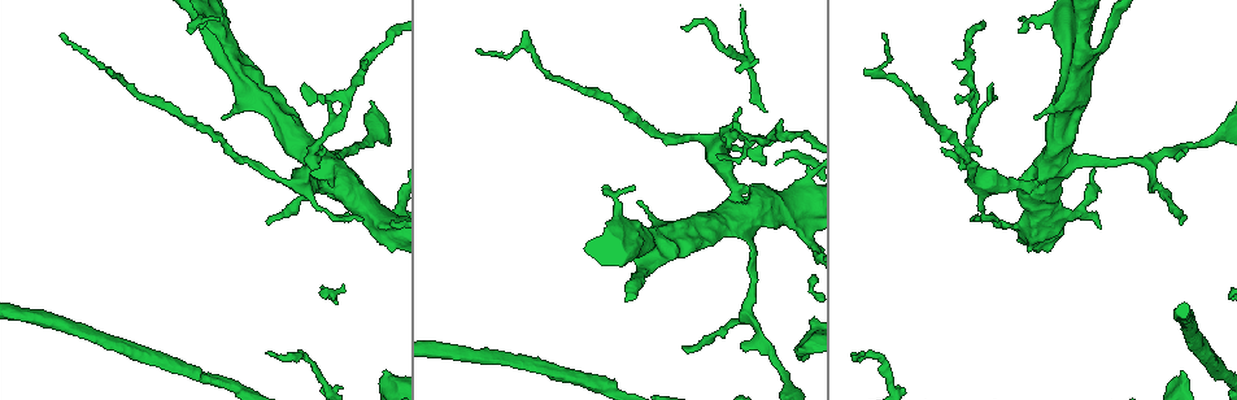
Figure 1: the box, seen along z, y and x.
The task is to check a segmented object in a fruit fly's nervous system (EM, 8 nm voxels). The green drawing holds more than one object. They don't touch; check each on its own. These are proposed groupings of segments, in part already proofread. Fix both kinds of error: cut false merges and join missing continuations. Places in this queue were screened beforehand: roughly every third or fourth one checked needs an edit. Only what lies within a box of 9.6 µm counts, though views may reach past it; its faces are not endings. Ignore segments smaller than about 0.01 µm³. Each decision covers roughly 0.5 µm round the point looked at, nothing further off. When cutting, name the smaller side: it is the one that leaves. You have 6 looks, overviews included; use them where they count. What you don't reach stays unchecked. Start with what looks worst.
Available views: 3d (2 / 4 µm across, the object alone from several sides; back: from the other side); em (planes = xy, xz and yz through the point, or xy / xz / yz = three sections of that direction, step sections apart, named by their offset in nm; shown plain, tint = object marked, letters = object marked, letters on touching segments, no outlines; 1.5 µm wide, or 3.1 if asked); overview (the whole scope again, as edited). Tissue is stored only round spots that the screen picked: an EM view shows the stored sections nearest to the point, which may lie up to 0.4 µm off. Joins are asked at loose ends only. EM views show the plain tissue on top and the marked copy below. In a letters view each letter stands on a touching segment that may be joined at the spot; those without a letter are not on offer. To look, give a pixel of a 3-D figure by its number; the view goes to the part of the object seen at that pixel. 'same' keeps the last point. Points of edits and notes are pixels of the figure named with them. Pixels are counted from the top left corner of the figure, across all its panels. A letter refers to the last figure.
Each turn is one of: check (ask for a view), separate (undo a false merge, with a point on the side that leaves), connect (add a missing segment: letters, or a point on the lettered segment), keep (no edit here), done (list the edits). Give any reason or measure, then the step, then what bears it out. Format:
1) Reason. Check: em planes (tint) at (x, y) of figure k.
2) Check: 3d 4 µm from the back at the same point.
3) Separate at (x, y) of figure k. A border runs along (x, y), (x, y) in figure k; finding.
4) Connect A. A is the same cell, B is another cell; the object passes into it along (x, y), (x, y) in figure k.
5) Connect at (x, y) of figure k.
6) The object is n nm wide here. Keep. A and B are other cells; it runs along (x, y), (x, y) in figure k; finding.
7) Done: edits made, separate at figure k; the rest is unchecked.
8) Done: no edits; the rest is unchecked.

Free end. Check: em planes (letters) at (268, 354) of figure 1.

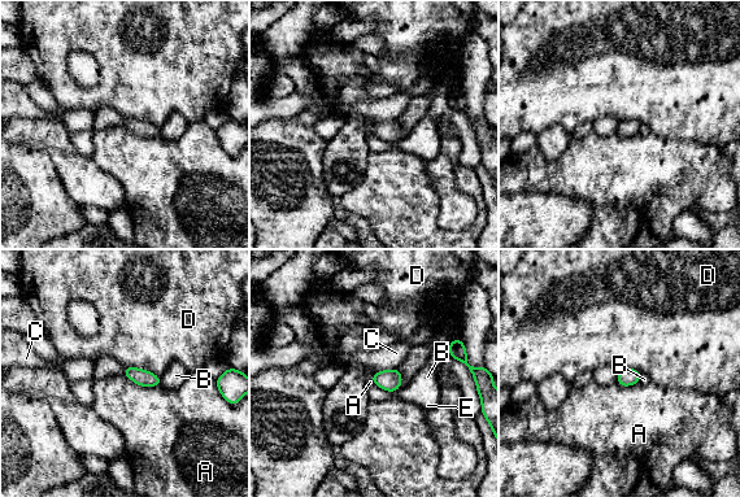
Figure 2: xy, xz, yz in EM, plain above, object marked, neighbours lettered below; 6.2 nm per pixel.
Keep. A, B, C, D and E are other cells; a border runs along (121, 373), (138, 384), (160, 386) in figure 2; no lettered segment goes on from it.

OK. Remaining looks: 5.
Thin arm on a thick one. Check: 3d 4 µm at (332, 186) of figure 1.

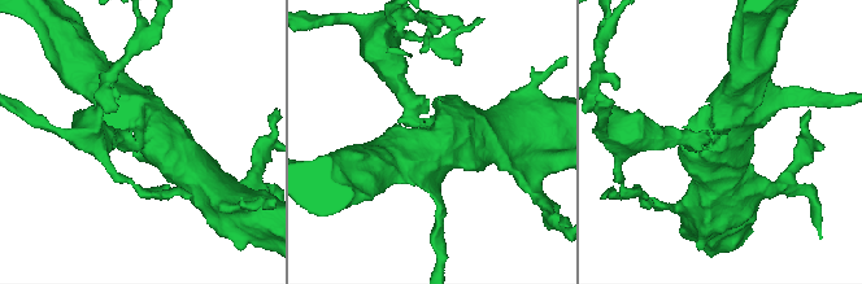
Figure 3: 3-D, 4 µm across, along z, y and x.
Now the EM. Check: em yz step 8 (tint) at (712, 139) of figure 3.

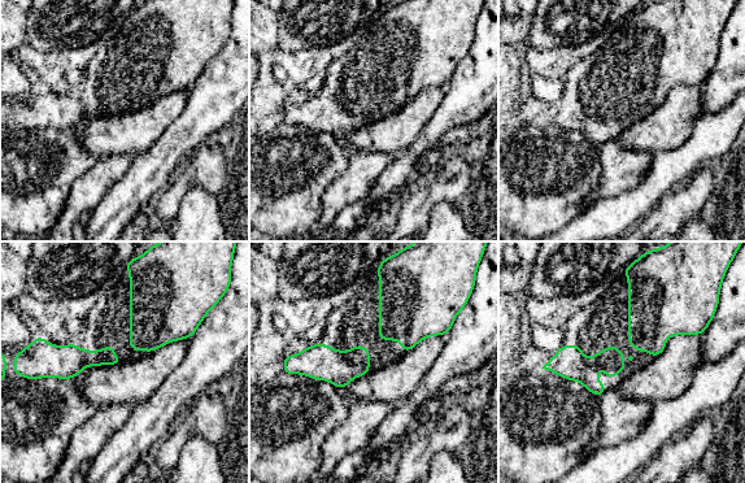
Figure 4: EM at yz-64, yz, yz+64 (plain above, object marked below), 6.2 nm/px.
Check: em planes (letters) at the same point.

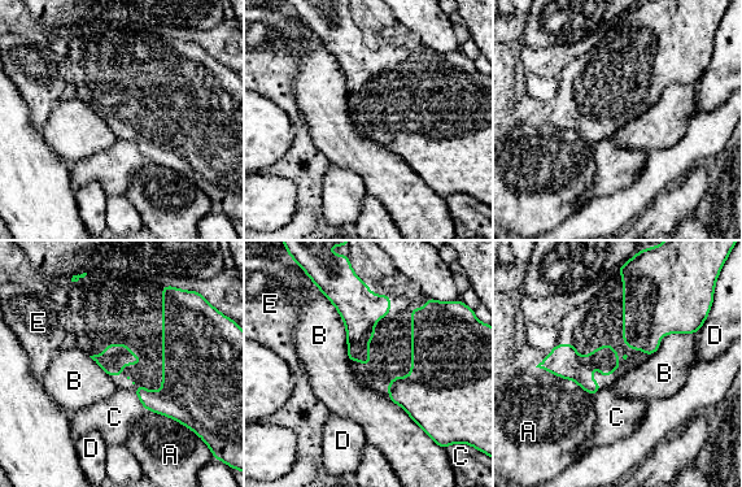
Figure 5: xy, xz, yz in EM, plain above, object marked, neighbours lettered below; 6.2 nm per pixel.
The longest contact is with B, 480 nm. Keep. A, B, C, D and E are other cells; a border runs along (321, 291), (344, 324), (349, 362) in figure 5; one cell here.

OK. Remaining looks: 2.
Tapers out. Check: em planes (letters) at (479, 51) of figure 1.

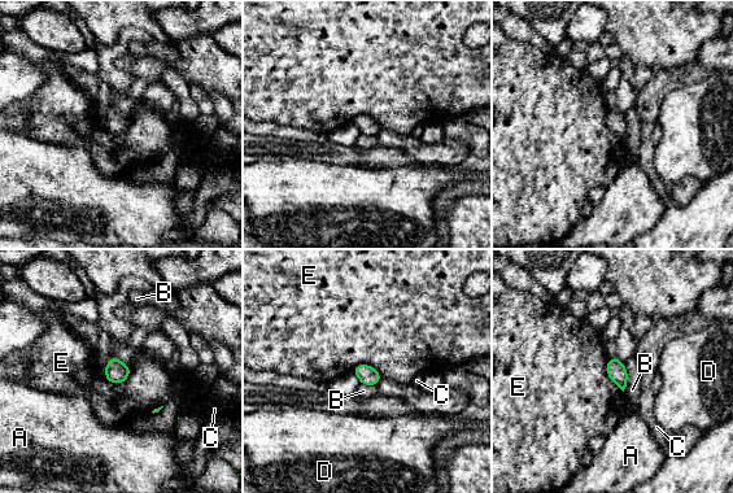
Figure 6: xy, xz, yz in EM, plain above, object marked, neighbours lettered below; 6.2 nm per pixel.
The object is 120 nm wide here. Keep. A, B, C, D and E are other cells; a border runs along (607, 358), (606, 375), (623, 392) in figure 6; no lettered segment goes on from it.

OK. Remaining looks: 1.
Done: no edits; the rest is unchecked.

